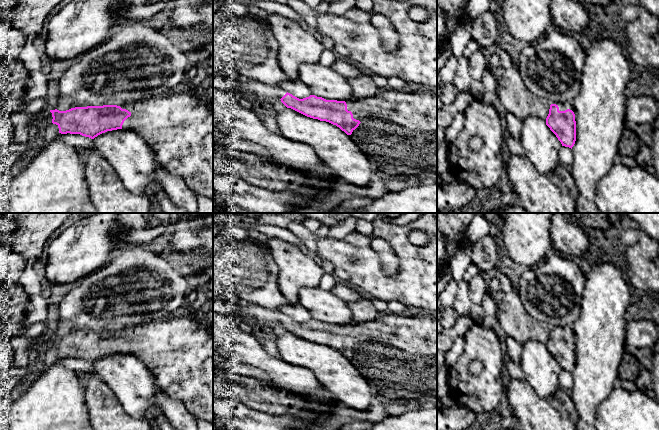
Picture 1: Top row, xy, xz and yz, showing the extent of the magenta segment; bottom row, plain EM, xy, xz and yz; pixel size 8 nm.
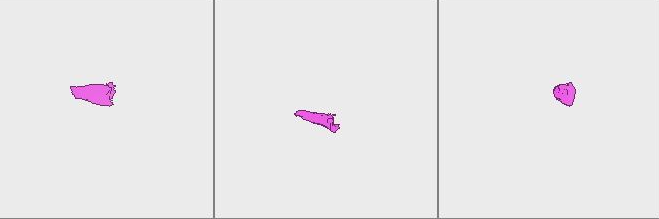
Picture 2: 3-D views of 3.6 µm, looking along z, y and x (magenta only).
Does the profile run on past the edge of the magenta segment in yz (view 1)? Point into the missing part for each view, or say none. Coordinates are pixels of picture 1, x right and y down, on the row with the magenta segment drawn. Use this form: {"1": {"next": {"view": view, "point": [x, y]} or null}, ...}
{"1": {"next": {"view": "yz", "point": [563, 106]}}}

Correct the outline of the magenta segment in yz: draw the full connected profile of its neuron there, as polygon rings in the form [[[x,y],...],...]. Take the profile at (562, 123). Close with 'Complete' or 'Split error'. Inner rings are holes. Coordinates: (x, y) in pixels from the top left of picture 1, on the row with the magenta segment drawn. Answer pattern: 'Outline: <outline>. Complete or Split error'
Outline: [[[572,102],[551,104],[546,125],[556,135],[562,146],[572,149],[576,141],[576,121]]]. Split error

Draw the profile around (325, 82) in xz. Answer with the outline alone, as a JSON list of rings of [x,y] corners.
[[[320,63],[300,65],[299,81],[309,87],[312,95],[326,100],[346,102],[355,99],[347,78]]]

